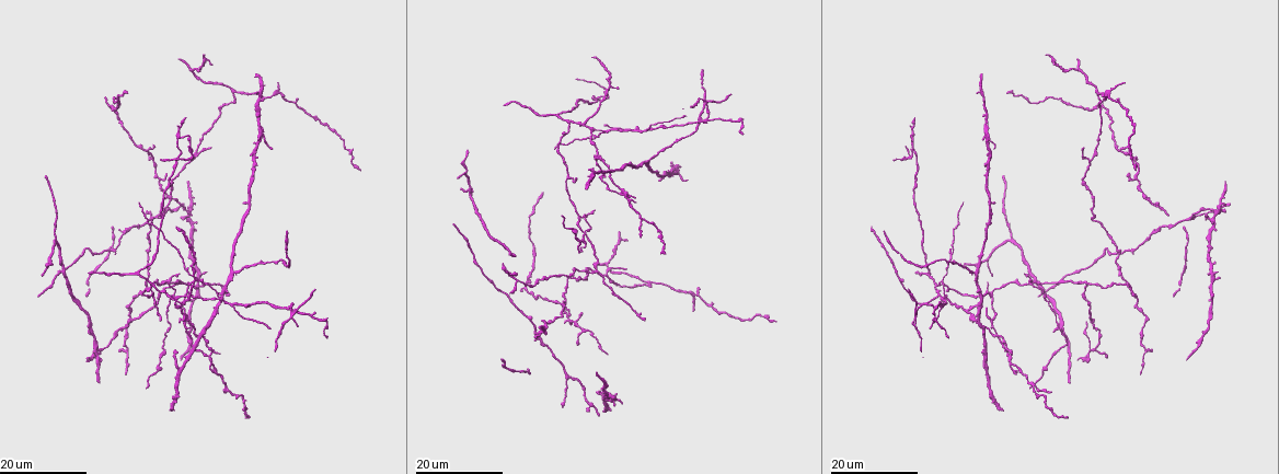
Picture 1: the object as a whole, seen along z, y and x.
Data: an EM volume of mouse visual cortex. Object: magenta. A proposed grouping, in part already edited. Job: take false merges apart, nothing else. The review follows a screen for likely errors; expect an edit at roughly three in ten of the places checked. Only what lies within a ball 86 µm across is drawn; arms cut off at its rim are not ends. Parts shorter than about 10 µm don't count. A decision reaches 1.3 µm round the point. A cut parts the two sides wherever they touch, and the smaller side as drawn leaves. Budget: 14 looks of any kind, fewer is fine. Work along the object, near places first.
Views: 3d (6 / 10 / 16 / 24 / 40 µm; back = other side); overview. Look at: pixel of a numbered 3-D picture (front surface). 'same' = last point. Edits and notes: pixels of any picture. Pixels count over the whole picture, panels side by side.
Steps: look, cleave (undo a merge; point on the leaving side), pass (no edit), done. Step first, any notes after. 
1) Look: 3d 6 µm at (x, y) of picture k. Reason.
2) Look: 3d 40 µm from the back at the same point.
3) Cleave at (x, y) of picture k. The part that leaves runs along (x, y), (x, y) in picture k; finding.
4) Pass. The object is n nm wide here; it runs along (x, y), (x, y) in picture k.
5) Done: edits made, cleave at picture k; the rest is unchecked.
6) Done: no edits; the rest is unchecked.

Look: 3d 16 µm at (975, 274) of picture 1.

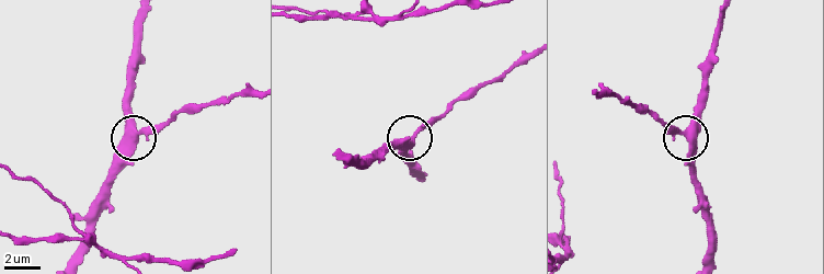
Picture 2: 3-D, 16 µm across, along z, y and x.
Look: 3d 6 µm at (687, 133) of picture 2.

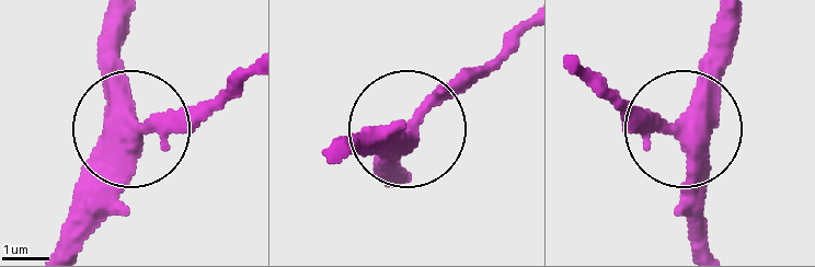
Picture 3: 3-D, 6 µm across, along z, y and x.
Pass. It runs along (56, 241), (76, 194), (119, 147), (209, 115) in picture 3; all the same neuron.

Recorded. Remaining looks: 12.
Look: 3d 24 µm at (54, 237) of picture 1. Two arms in line, one across.

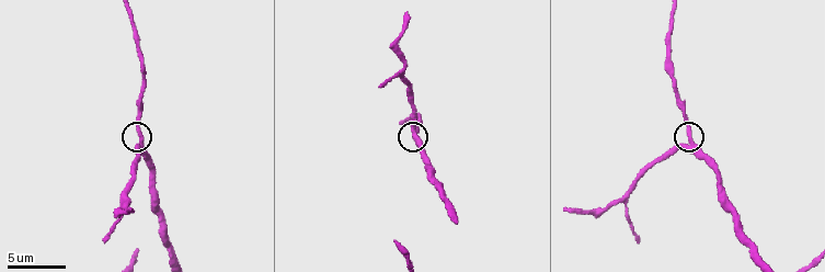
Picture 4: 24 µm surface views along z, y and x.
Look: 3d 6 µm at (139, 141) of picture 4.

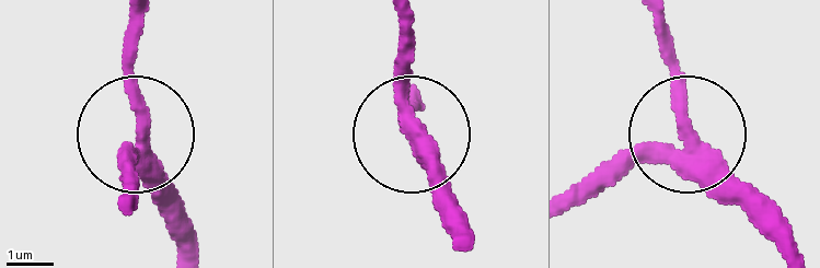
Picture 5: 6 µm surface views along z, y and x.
Pass. It runs along (797, 246), (688, 134), (639, 152), (597, 196) in picture 5; continuous, no second neuron.

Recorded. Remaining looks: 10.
Look: 3d 16 µm at (1010, 357) of picture 1. Branch point.

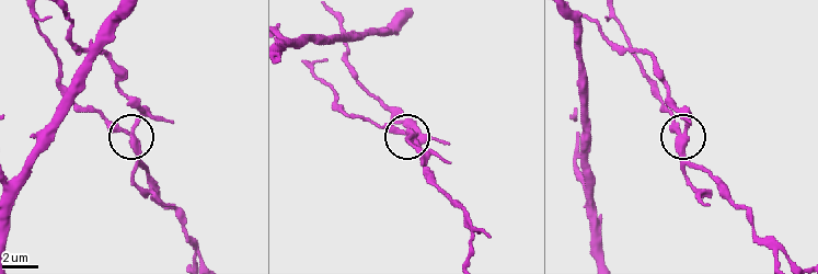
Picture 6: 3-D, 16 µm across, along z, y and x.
Look: 3d 10 µm at (678, 138) of picture 6.

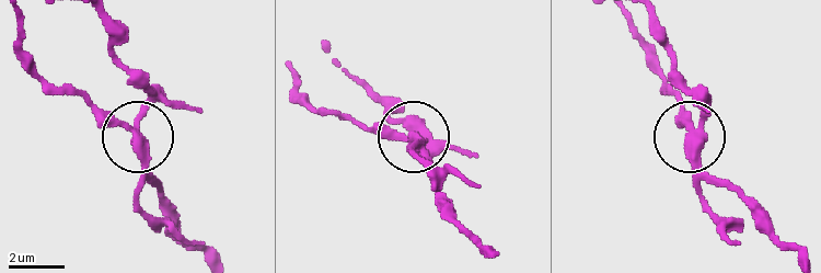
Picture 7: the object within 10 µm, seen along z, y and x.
Cleave at (113, 126) of picture 7. 3 arms meet here; the part that leaves runs along (694, 150), (683, 110), (633, 19) in picture 7; a second neuron is stuck on.

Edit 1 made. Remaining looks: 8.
Look: 3d 24 µm at (608, 97) of picture 1. Sudden change in width.

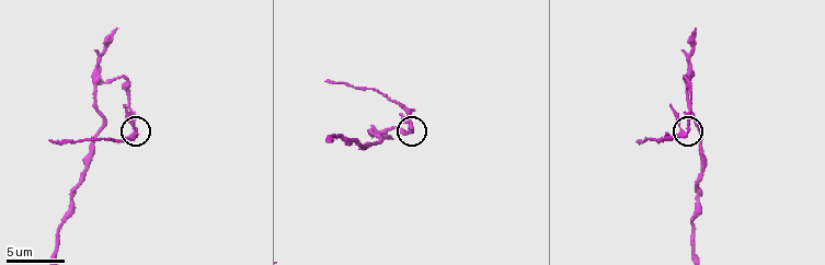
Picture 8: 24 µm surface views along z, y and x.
Look: 3d 6 µm at (686, 127) of picture 8.

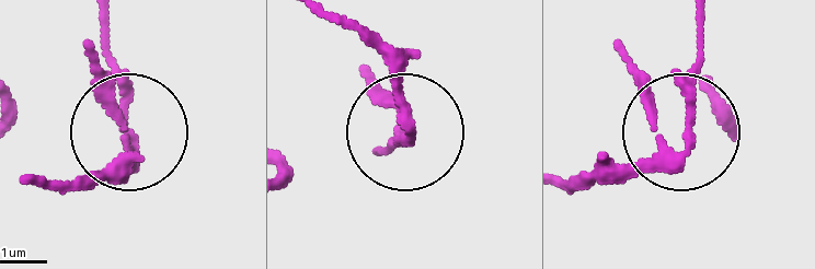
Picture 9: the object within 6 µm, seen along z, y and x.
Pass. 3 arms meet here; it runs along (697, 15), (681, 132), (583, 175) in picture 9; all the same neuron.

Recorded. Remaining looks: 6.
Look: 3d 24 µm at (152, 284) of picture 1. Three arms meet.

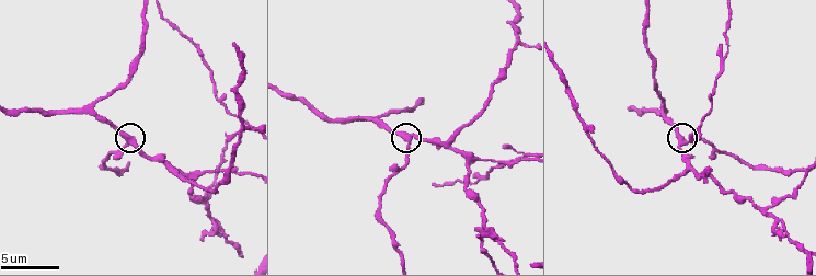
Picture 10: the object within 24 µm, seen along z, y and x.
Look: 3d 10 µm at (682, 143) of picture 10. Closer look.

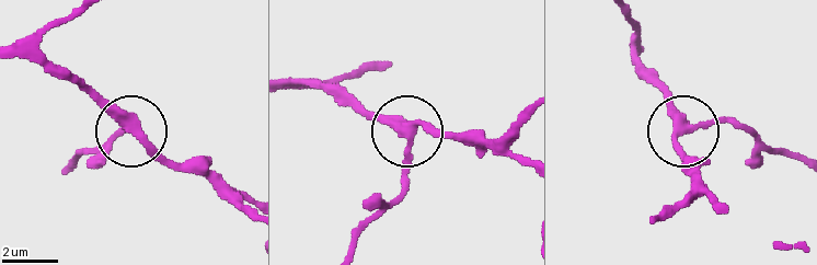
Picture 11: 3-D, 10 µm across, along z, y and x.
Pass. The object is 340 nm wide here; it runs along (71, 166), (135, 124), (121, 126), (80, 87) in picture 11; continuous, no second neuron.

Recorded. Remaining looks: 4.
Look: 3d 6 µm at (663, 103) of picture 10.

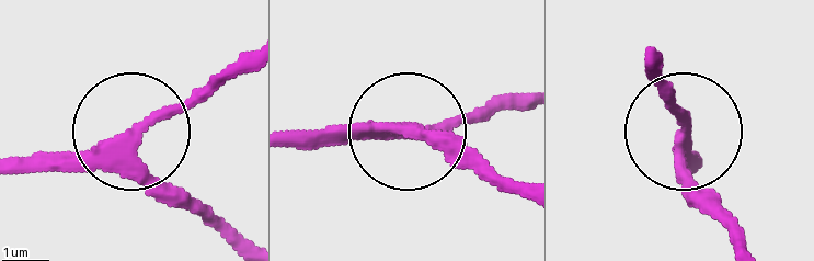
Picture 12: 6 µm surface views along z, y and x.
Look: 3d 6 µm from the back at (685, 125) of picture 12.

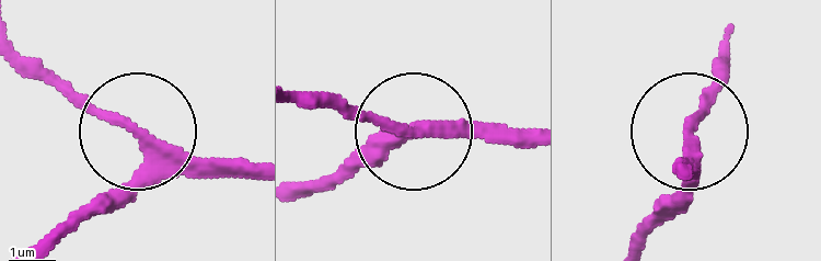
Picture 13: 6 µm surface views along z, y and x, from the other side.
Pass. It runs along (55, 245), (126, 185), (141, 131), (208, 162), (255, 162) in picture 13; one neuron here.

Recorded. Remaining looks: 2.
Done: edits made, cleave at picture 7; the rest is unchecked.

